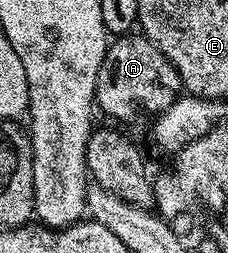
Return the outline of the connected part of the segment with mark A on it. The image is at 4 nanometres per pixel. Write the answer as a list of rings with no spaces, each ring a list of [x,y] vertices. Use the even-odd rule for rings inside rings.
[[[133,31],[110,40],[103,67],[99,67],[96,108],[117,121],[133,121],[140,113],[156,115],[167,111],[167,107],[177,101],[183,86],[176,79],[165,81],[165,69],[167,73],[167,62],[159,47],[140,32]]]

